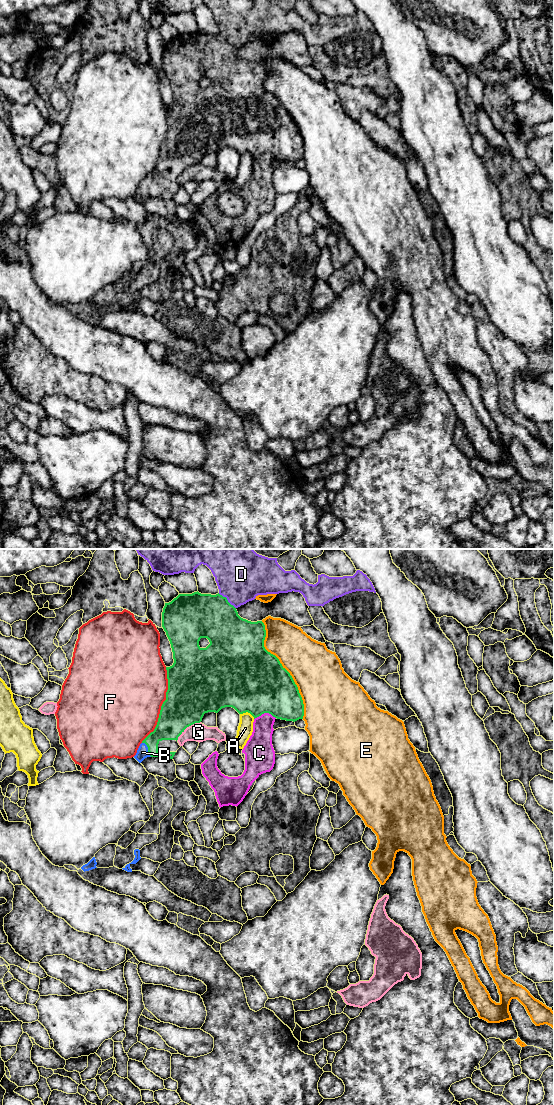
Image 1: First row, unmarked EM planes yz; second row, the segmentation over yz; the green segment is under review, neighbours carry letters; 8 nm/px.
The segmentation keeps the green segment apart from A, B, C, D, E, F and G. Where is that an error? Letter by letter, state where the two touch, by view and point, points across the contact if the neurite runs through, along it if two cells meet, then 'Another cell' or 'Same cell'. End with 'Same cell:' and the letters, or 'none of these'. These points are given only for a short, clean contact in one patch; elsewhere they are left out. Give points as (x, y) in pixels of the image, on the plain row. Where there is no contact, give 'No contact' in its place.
A: Touches green at yz (247, 151). Another cell
B: Touches green at yz (148, 189). Same cell
C: Touches green at yz (264, 152). Another cell
D: Touches green at yz (226, 39). Another cell
E: Touches green at yz (285, 109). Another cell
F: Touches green at yz (162, 145). Another cell
G: Touches green at yz (187, 166). Another cell
Same cell: B

